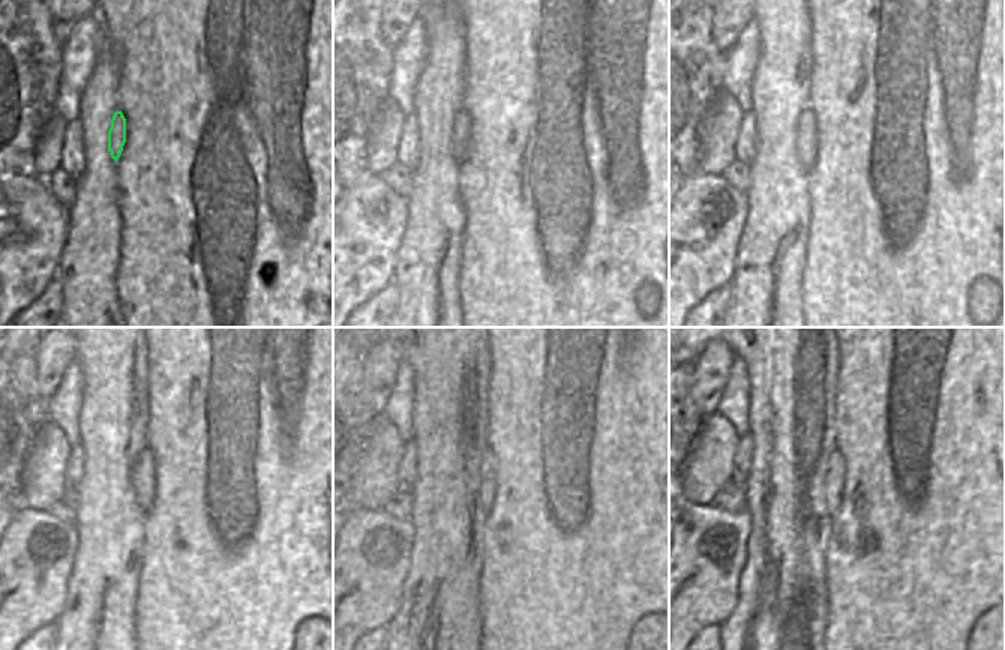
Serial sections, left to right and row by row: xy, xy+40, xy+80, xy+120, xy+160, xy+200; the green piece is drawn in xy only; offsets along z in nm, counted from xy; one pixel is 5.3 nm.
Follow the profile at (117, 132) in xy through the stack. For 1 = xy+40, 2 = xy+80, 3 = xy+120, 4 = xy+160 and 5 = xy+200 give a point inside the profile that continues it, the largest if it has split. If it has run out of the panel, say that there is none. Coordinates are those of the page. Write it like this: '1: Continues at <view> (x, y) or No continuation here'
1: Continues at xy+40 (461, 140)
2: Continues at xy+80 (806, 132)
3: Continues at xy+120 (143, 475)
4: Continues at xy+160 (486, 491)
5: Continues at xy+200 (833, 482)

